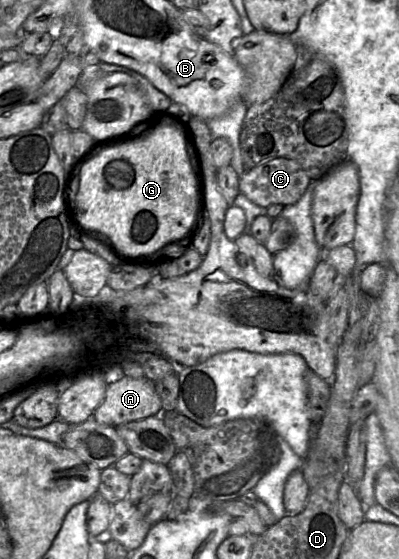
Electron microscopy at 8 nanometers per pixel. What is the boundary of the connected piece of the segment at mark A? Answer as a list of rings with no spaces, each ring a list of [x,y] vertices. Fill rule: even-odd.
[[[123,378],[108,384],[105,397],[92,417],[101,425],[119,425],[160,415],[162,404],[155,383],[147,378]]]

